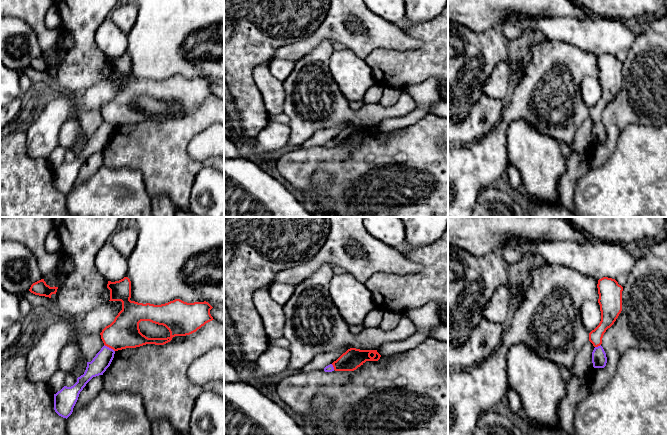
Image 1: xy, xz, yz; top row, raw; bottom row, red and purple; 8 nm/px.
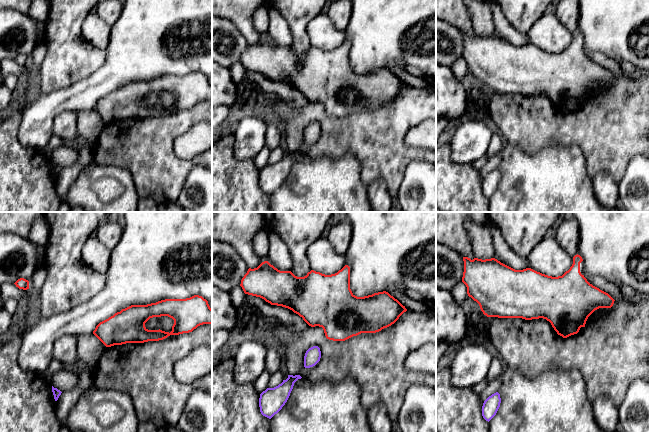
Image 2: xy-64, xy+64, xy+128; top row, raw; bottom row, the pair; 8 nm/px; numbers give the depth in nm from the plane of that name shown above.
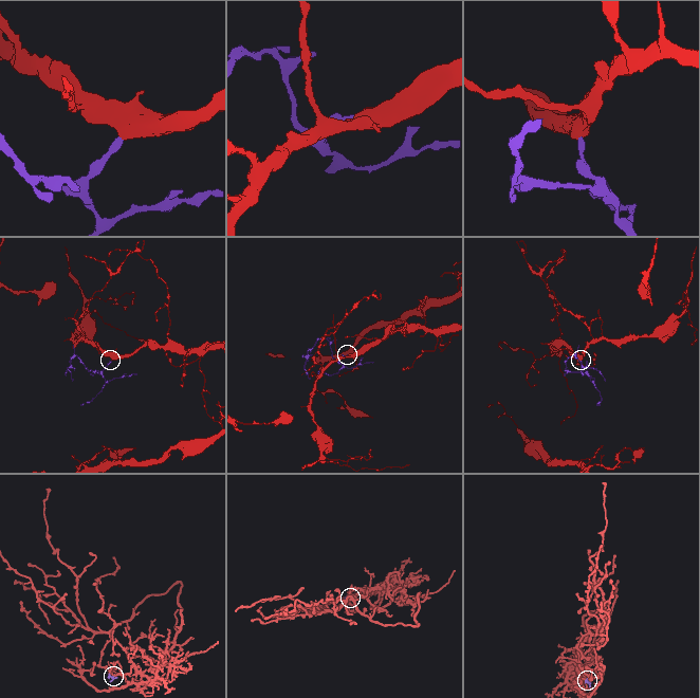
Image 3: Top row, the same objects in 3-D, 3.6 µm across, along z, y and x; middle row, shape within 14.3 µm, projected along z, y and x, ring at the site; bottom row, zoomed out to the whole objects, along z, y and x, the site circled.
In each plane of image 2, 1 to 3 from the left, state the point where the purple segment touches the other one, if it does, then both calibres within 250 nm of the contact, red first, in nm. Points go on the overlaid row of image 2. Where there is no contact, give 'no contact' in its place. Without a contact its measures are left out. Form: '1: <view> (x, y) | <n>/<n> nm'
1: no contact
2: no contact
3: no contact

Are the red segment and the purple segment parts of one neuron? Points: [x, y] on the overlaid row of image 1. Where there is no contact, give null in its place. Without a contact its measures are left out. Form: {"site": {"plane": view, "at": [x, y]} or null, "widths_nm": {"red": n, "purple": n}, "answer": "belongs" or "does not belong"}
{"site": {"plane": "xy", "at": [109, 347]}, "widths_nm": {"red": 240, "purple": 140}, "answer": "does not belong"}

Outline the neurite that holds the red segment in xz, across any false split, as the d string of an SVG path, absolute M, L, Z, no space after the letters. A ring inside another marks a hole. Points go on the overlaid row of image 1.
M350 348L332 363L335 371L354 371L366 361L378 361L381 355L377 350Z

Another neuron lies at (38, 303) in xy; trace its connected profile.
M26 291L19 295L19 298L23 297L28 300L33 311L44 312L52 321L78 321L79 318L71 317L65 313L62 313L55 302L51 298L45 296L39 296Z

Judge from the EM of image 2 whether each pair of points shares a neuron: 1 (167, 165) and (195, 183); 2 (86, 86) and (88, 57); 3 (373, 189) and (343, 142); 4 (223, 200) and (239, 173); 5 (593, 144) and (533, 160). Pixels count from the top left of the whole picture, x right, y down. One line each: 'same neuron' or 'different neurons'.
1: different neurons
2: different neurons
3: different neurons
4: same neuron
5: different neurons

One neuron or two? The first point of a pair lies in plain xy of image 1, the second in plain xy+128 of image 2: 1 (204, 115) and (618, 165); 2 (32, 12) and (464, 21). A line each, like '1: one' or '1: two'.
1: one
2: one

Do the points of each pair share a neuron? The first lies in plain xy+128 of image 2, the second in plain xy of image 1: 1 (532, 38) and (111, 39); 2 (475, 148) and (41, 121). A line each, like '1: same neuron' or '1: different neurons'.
1: same neuron
2: same neuron

